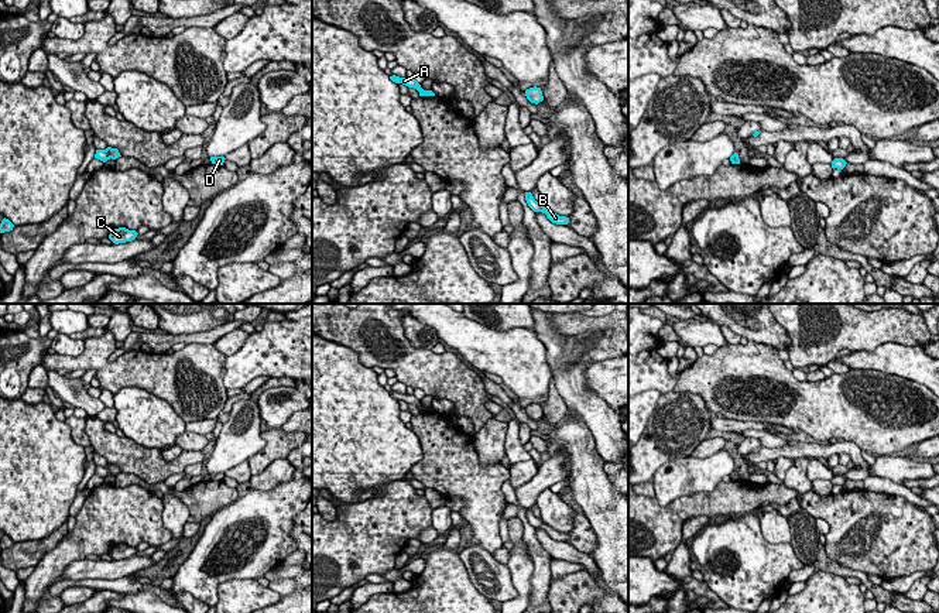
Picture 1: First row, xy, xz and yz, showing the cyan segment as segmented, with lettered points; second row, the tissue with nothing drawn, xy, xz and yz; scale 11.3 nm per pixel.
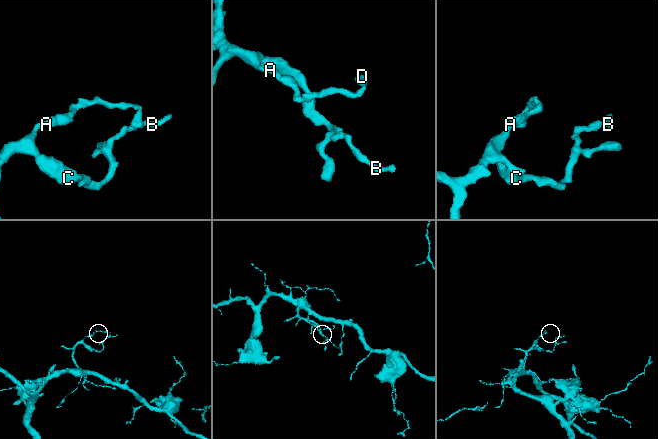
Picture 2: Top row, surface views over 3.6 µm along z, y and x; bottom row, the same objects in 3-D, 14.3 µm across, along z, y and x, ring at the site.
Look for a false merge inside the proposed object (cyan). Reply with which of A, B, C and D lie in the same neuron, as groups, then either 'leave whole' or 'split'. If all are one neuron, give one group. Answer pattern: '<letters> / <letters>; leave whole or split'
A B C D; leave whole

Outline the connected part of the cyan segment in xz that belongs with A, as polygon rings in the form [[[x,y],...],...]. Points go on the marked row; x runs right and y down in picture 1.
[[[390,76],[390,79],[395,83],[402,83],[408,88],[415,88],[419,92],[419,96],[435,96],[432,90],[424,90],[421,85],[414,78],[400,78],[400,76]]]

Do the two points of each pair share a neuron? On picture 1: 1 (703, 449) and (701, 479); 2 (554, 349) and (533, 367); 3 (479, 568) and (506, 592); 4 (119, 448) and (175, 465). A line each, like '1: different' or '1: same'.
1: different
2: different
3: same
4: same

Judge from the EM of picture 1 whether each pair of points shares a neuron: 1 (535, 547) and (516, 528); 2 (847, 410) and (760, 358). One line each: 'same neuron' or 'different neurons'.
1: different neurons
2: same neuron

